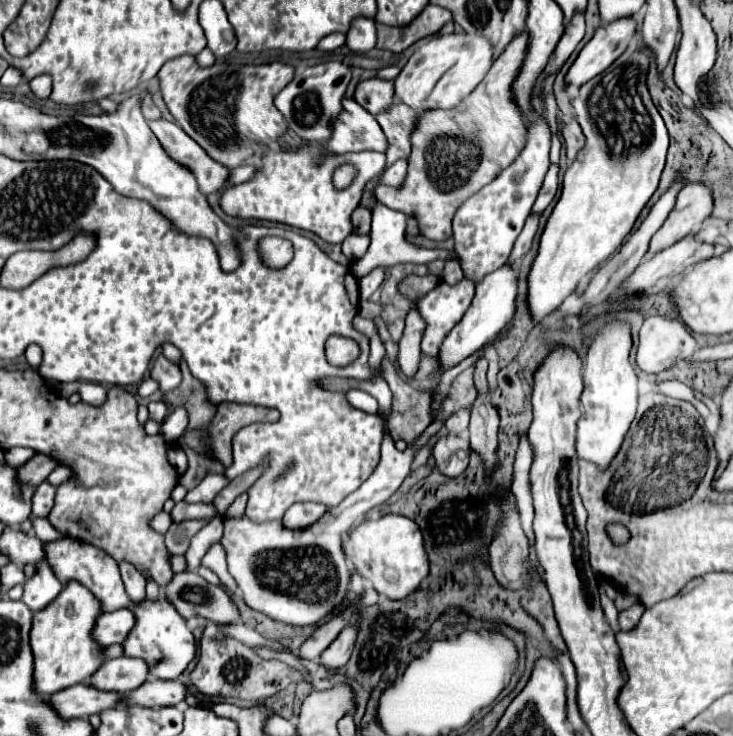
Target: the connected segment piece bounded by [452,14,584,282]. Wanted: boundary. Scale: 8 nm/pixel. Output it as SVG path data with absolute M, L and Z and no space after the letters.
M574 14L572 20L564 22L564 34L558 40L548 66L544 68L542 76L538 78L534 86L534 98L532 98L532 112L530 112L530 124L528 124L528 140L518 158L498 174L498 178L490 184L486 184L480 192L476 192L472 198L468 198L458 210L452 220L452 230L454 230L454 250L462 260L462 270L464 276L478 282L482 274L488 274L490 270L498 270L498 266L506 264L510 258L510 252L514 248L514 242L518 234L524 228L526 218L532 212L532 204L538 196L538 190L542 186L542 180L546 176L546 170L550 166L548 160L548 150L550 150L550 124L544 116L544 92L542 92L542 82L550 74L554 74L566 58L574 52L576 44L584 36L584 14Z

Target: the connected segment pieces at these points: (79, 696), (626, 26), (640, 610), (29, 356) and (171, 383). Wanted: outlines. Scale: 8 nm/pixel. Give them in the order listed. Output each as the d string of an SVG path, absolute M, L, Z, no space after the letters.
M76 684L58 694L46 698L46 702L58 712L60 718L88 718L92 714L100 714L102 710L114 708L118 704L120 694L102 692L88 684Z
M622 18L618 22L600 26L566 72L566 84L582 86L596 74L604 72L628 48L628 42L634 34L636 22L632 18Z
M634 604L634 606L626 608L626 610L622 610L622 612L618 614L620 630L632 630L632 628L638 624L640 616L644 614L644 610L646 610L646 608L644 608L642 604Z
M30 344L30 346L26 348L24 356L26 356L26 362L28 362L34 370L36 370L36 368L40 366L40 362L42 362L42 350L40 350L40 346L36 346L36 344Z
M158 356L150 376L158 382L158 388L162 392L170 392L180 384L180 368L178 368L178 364L166 360L164 356Z

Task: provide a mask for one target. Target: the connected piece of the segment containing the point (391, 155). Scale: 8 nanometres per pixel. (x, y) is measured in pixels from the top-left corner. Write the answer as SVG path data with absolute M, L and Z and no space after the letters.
M394 102L390 108L386 108L384 112L380 112L380 114L376 116L378 124L382 126L382 130L384 130L386 138L388 138L388 142L390 142L388 152L386 152L386 166L384 166L384 170L386 170L388 166L392 166L392 162L396 162L396 160L400 160L400 158L409 157L411 149L407 149L407 144L410 144L410 134L412 134L412 130L414 130L416 118L418 118L418 112L412 110L410 106L406 106L404 102Z

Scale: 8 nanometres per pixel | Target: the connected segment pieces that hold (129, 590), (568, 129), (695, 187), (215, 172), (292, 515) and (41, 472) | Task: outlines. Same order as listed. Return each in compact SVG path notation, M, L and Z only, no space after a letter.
M120 562L120 574L126 586L126 594L130 596L132 602L144 602L146 600L146 580L142 574L138 574L138 570L134 570L132 566L126 566L126 562Z
M576 120L568 122L562 126L562 138L564 138L564 144L566 144L566 154L568 154L568 160L574 160L578 150L582 150L584 146L584 132L580 128L580 124Z
M690 182L686 184L680 194L678 202L674 204L674 210L668 214L660 230L652 236L648 258L656 252L672 246L678 242L678 238L684 238L686 234L694 234L702 228L704 220L712 214L712 192L702 182Z
M154 120L148 122L150 130L166 150L166 154L178 164L186 166L198 182L202 194L218 192L228 182L228 168L214 162L176 122Z
M294 504L282 518L282 524L286 528L306 528L310 524L314 524L316 518L320 518L324 514L324 506L322 504Z
M34 454L26 464L16 468L16 476L20 478L20 482L24 482L26 486L38 486L40 482L44 482L48 478L48 474L56 468L58 464L54 460L50 460L44 454Z

